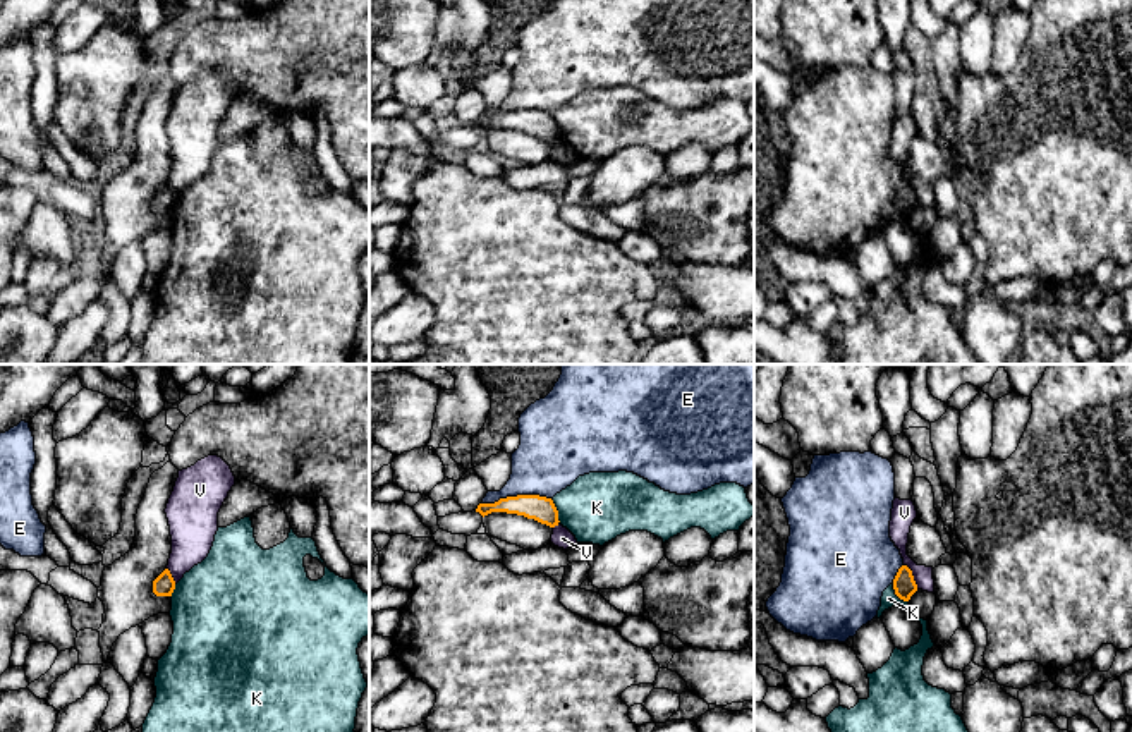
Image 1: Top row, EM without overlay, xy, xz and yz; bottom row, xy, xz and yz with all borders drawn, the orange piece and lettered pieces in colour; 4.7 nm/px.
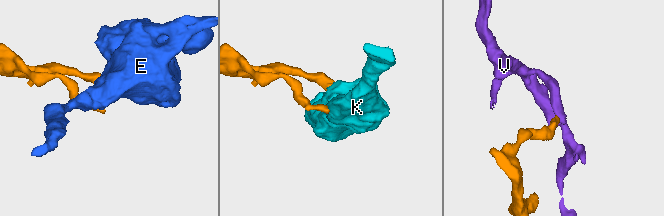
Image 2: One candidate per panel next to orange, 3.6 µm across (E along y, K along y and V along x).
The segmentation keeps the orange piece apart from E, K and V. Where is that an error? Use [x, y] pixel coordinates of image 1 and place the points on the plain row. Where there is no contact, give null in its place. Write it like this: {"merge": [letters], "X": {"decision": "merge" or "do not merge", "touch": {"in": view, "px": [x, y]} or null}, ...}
{"merge": [], "E": {"decision": "do not merge", "touch": {"in": "xz", "px": [517, 110]}}, "K": {"decision": "do not merge", "touch": {"in": "xz", "px": [557, 126]}}, "V": {"decision": "do not merge", "touch": {"in": "yz", "px": [912, 191]}}}

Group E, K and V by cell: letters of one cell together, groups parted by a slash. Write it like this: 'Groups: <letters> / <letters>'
Groups: E / K / V

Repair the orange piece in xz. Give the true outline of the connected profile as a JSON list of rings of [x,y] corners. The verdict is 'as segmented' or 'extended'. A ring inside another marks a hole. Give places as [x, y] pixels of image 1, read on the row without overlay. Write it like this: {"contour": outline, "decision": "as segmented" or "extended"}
{"contour": [[[517,110],[500,113],[495,119],[479,119],[476,127],[479,127],[483,132],[491,127],[517,129],[550,143],[555,143],[560,137],[553,115],[539,110]]], "decision": "as segmented"}

